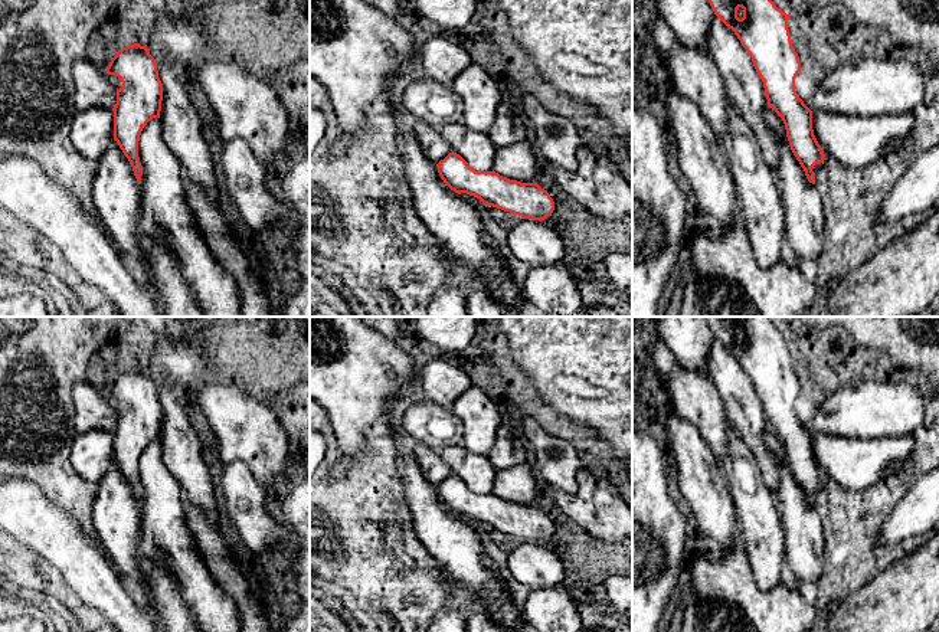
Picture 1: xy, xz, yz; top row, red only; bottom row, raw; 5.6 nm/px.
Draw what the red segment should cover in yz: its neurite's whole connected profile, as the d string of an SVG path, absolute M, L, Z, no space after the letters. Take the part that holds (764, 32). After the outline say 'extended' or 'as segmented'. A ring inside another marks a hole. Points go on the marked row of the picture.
M709 0L714 14L734 32L742 46L752 58L753 66L760 76L772 108L783 121L791 150L809 183L815 184L814 166L824 164L824 153L812 130L812 111L804 104L795 91L795 78L801 72L799 56L792 46L788 19L772 0Z; as segmented

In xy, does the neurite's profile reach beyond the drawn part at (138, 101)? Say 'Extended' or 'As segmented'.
As segmented

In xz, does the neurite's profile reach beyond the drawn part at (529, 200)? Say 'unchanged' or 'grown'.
unchanged

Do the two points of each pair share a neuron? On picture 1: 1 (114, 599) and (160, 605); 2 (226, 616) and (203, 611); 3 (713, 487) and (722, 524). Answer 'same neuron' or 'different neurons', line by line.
1: different neurons
2: same neuron
3: same neuron

